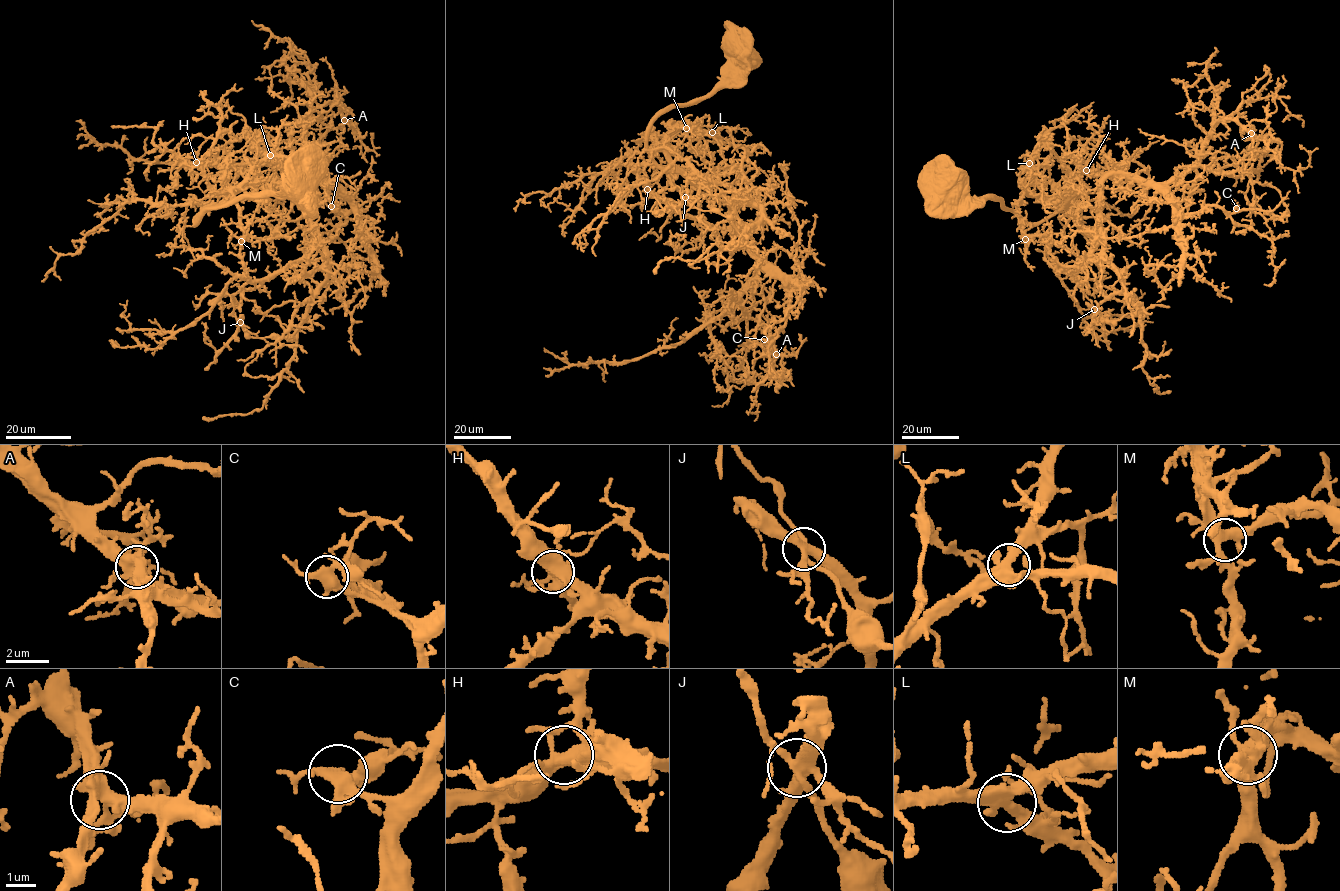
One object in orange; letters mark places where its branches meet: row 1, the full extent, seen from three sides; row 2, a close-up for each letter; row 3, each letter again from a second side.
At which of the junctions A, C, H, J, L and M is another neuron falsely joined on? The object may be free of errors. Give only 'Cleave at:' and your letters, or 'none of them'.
Cleave at: J

